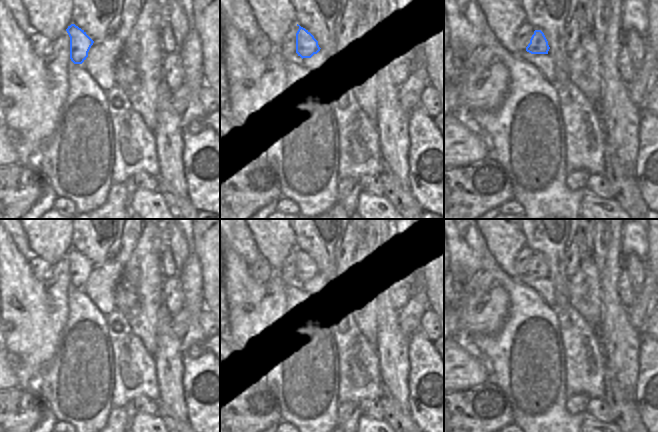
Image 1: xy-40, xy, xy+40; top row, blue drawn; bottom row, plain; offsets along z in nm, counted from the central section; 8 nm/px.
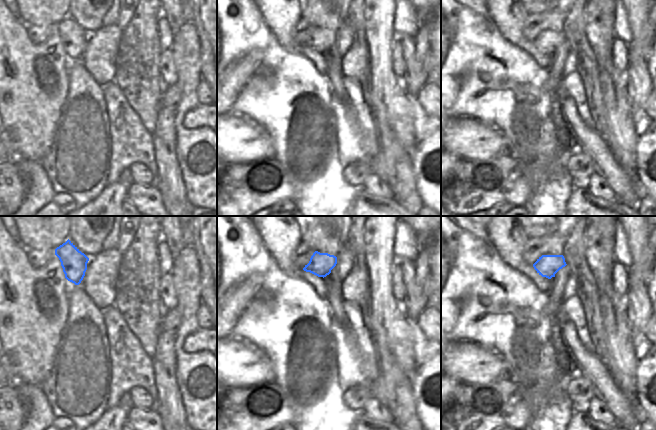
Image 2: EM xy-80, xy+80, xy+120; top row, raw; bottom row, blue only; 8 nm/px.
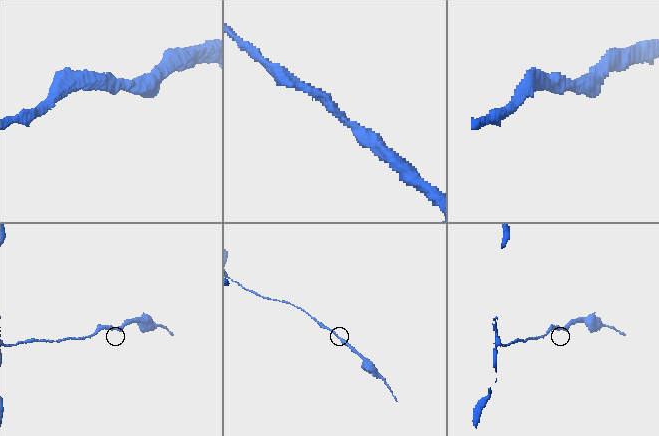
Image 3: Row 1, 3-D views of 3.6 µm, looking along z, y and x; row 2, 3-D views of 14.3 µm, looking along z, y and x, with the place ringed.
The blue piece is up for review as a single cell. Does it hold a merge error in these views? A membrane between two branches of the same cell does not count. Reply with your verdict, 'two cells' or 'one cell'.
one cell

